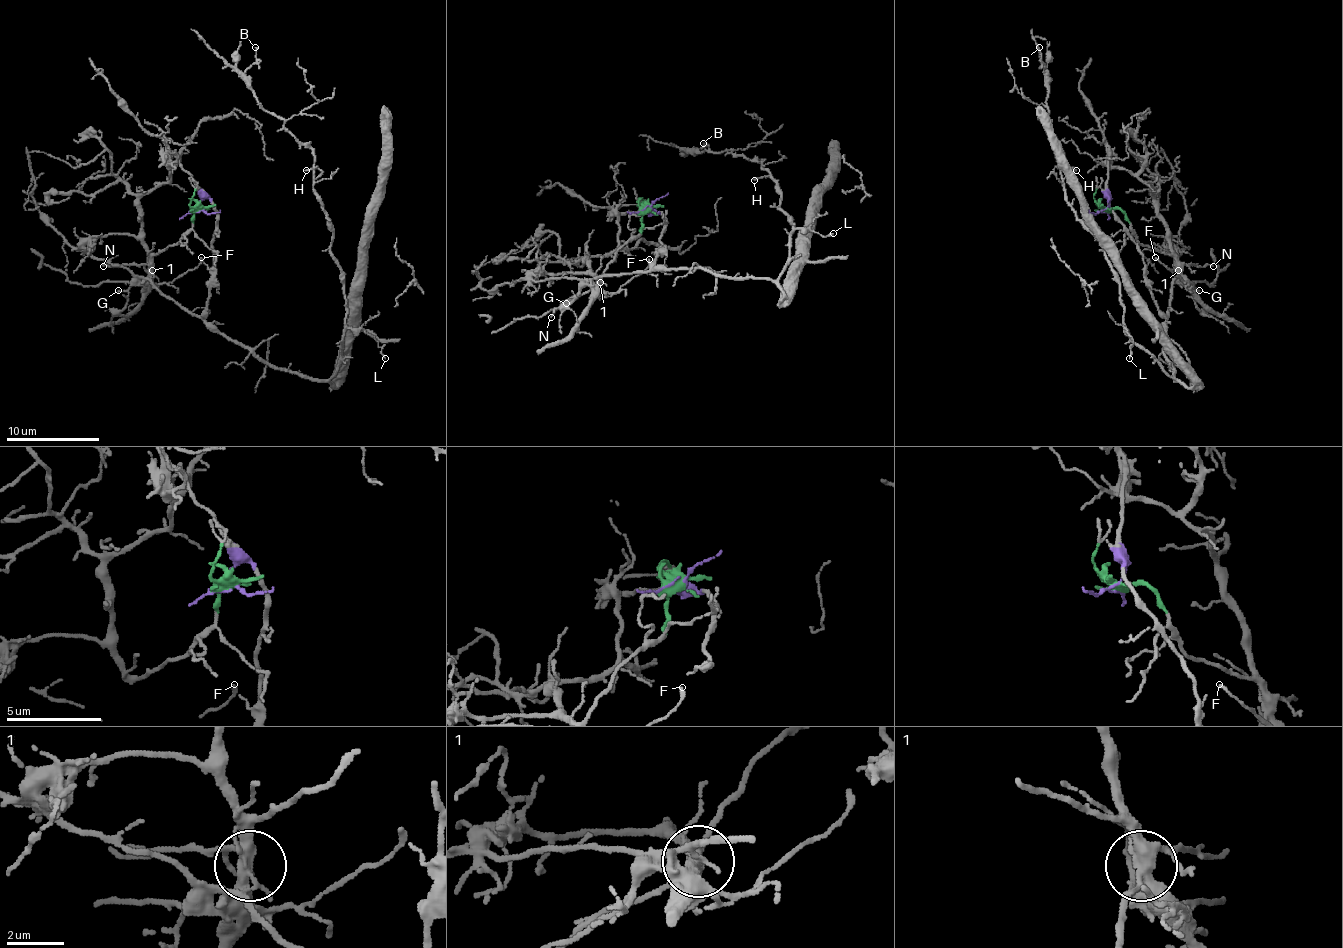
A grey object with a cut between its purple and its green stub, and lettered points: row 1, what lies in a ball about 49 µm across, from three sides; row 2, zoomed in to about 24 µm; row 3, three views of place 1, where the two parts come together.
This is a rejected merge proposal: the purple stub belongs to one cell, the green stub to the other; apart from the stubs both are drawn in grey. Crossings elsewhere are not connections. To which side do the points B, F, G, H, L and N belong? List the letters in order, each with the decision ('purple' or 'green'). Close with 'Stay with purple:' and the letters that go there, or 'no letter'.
B: purple
F: green
G: purple
H: purple
L: purple
N: green
Stay with purple: B, G, H, L

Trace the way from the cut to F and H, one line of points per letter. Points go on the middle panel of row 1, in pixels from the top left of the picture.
F: (644, 211), (642, 232), (621, 248), (600, 276), (602, 287), (616, 292), (639, 273), (649, 259)
H: (644, 208), (665, 218), (653, 269), (774, 280), (793, 227), (760, 169), (769, 173), (753, 180)

